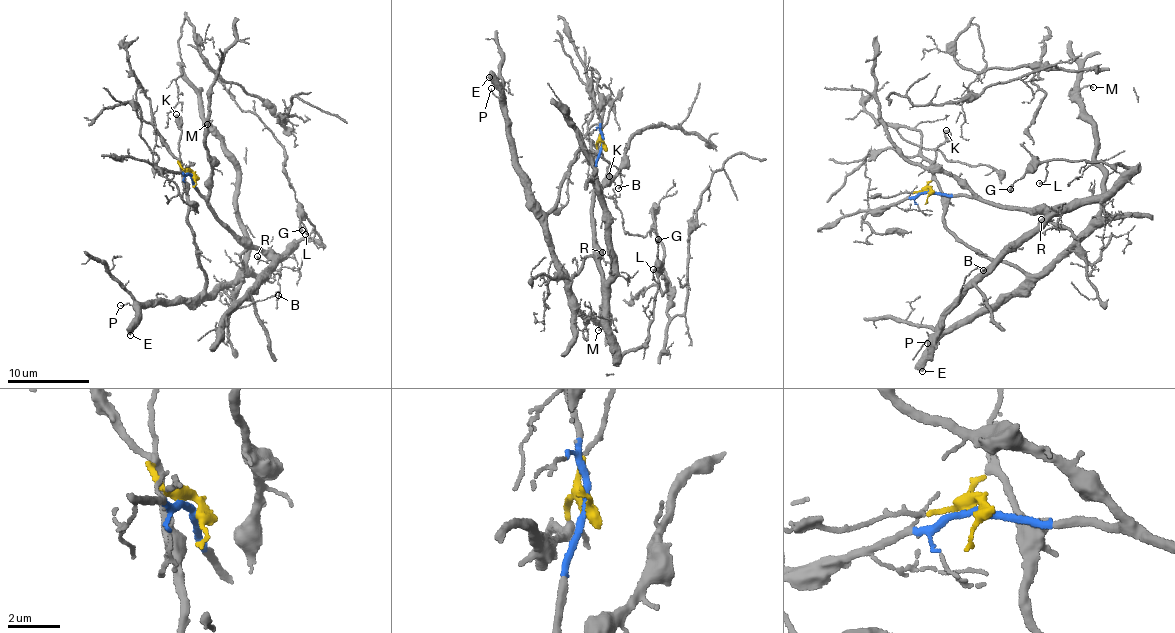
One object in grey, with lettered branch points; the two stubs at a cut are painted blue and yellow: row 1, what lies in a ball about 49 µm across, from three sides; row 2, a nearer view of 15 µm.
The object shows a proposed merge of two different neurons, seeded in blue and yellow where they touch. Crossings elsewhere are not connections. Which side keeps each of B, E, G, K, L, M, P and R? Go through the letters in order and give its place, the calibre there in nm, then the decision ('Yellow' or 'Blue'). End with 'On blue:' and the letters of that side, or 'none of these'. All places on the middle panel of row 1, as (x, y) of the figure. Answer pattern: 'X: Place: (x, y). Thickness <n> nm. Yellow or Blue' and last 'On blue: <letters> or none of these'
B: Place: (618, 188). Thickness 90 nm. Blue
E: Place: (489, 77). Thickness 500 nm. Yellow
G: Place: (658, 239). Thickness 180 nm. Blue
K: Place: (609, 176). Thickness 550 nm. Yellow
L: Place: (653, 269). Thickness 110 nm. Blue
M: Place: (598, 330). Thickness 110 nm. Yellow
P: Place: (491, 88). Thickness 100 nm. Yellow
R: Place: (602, 252). Thickness 90 nm. Blue
On blue: B, G, L, R

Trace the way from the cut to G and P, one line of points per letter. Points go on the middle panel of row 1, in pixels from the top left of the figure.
G: (602, 146), (591, 208), (603, 321), (612, 343), (622, 352), (648, 341), (659, 239)
P: (602, 146), (598, 142), (591, 154), (583, 148), (557, 206), (544, 212), (530, 200), (505, 103), (491, 89)

